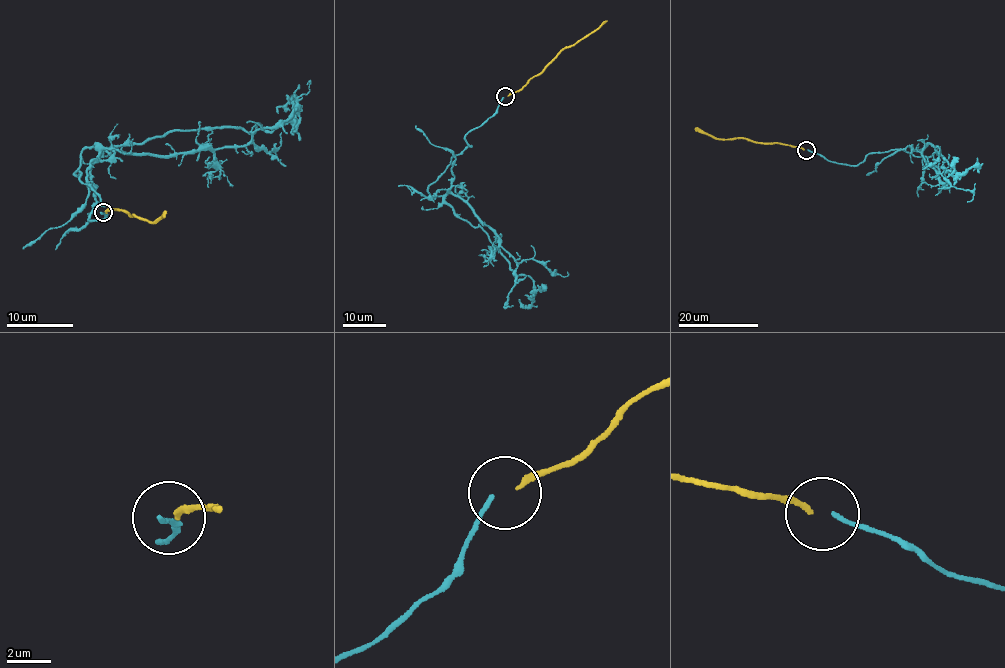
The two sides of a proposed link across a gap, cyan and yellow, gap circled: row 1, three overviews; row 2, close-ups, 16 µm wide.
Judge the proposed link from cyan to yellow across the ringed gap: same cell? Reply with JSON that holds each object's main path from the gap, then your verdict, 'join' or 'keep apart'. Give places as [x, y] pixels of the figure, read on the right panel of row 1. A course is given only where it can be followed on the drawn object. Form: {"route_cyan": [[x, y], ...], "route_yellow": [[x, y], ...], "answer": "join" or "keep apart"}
{"route_cyan": [[807, 149], [857, 166], [899, 149], [929, 157], [933, 146], [952, 167], [946, 171], [973, 171]], "route_yellow": [[804, 149], [744, 138], [719, 140], [695, 128]], "answer": "keep apart"}

